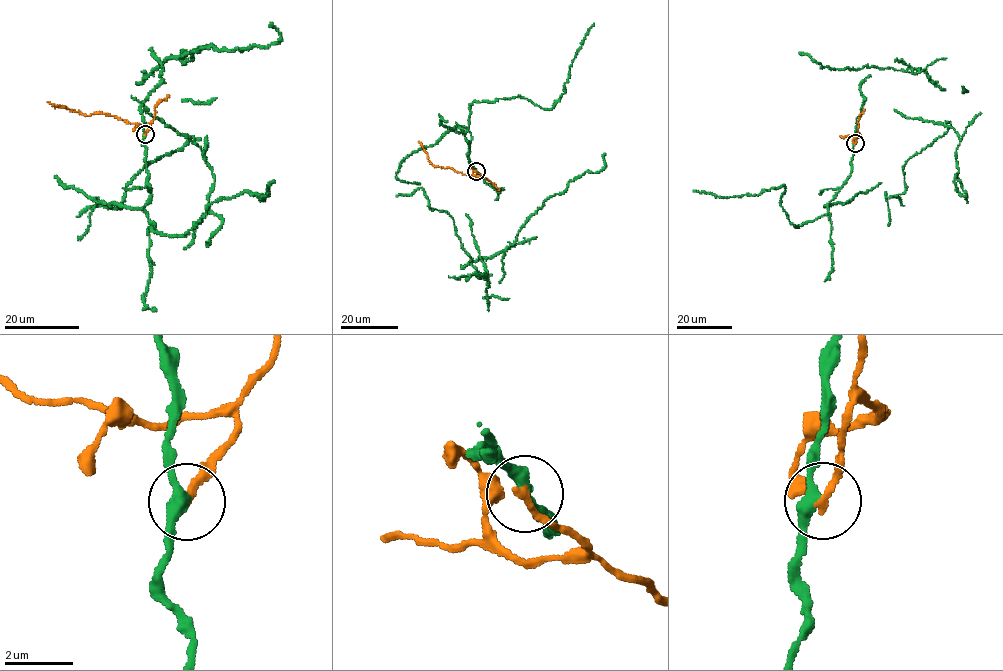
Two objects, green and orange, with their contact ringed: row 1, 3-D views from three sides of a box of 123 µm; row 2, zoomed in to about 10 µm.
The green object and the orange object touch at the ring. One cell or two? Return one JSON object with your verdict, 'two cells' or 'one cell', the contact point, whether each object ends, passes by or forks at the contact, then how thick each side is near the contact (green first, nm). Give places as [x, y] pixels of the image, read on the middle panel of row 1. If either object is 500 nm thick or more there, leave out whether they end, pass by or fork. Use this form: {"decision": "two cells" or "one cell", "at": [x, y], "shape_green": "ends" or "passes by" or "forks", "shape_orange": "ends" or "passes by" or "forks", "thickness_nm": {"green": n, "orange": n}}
{"decision": "two cells", "at": [476, 171], "shape_green": "passes by", "shape_orange": "ends", "thickness_nm": {"green": 320, "orange": 200}}

